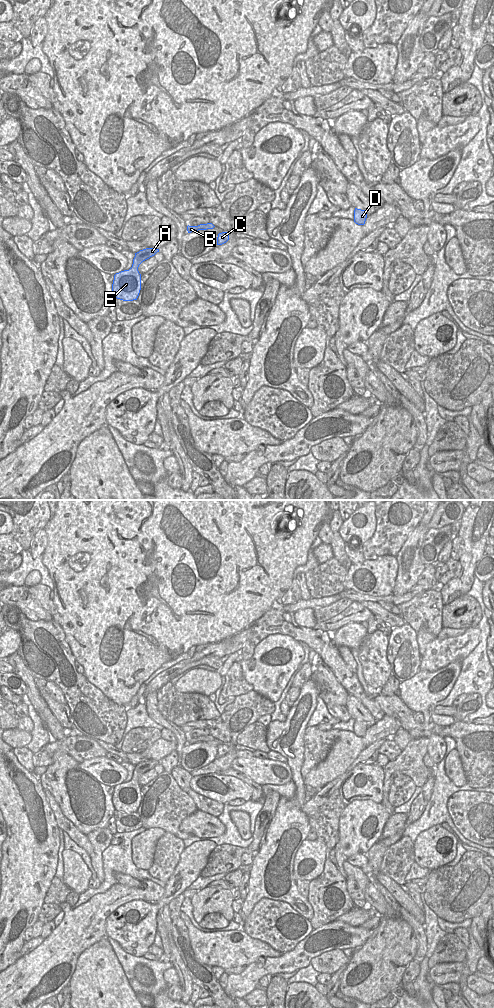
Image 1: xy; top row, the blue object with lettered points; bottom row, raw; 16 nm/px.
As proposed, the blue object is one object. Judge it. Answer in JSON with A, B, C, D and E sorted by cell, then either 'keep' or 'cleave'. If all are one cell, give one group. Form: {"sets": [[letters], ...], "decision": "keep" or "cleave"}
{"sets": [["A", "B", "C"], ["D", "E"]], "decision": "cleave"}

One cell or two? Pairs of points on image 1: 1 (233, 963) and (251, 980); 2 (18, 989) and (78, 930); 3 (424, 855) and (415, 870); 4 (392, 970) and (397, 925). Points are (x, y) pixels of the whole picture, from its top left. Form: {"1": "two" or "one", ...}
{"1": "two", "2": "one", "3": "two", "4": "one"}

